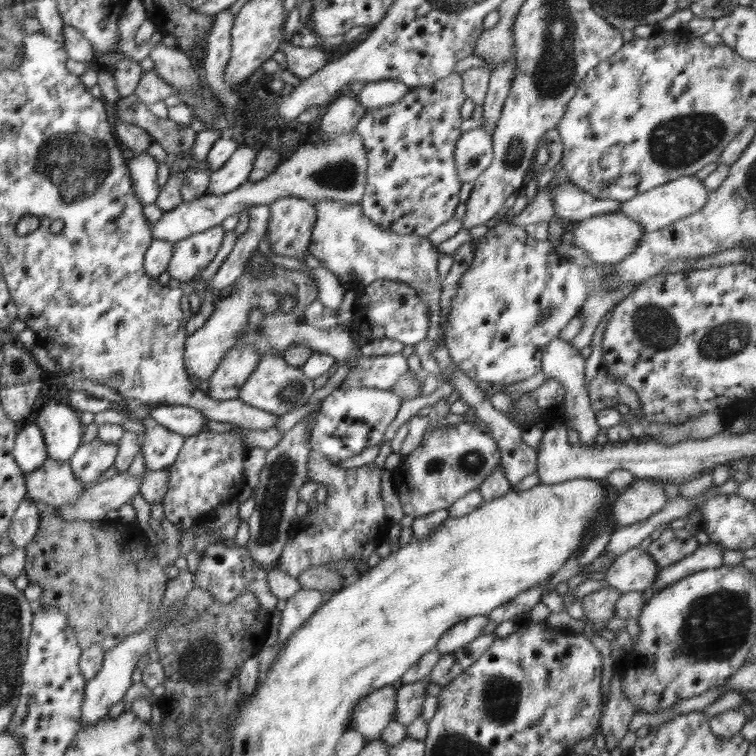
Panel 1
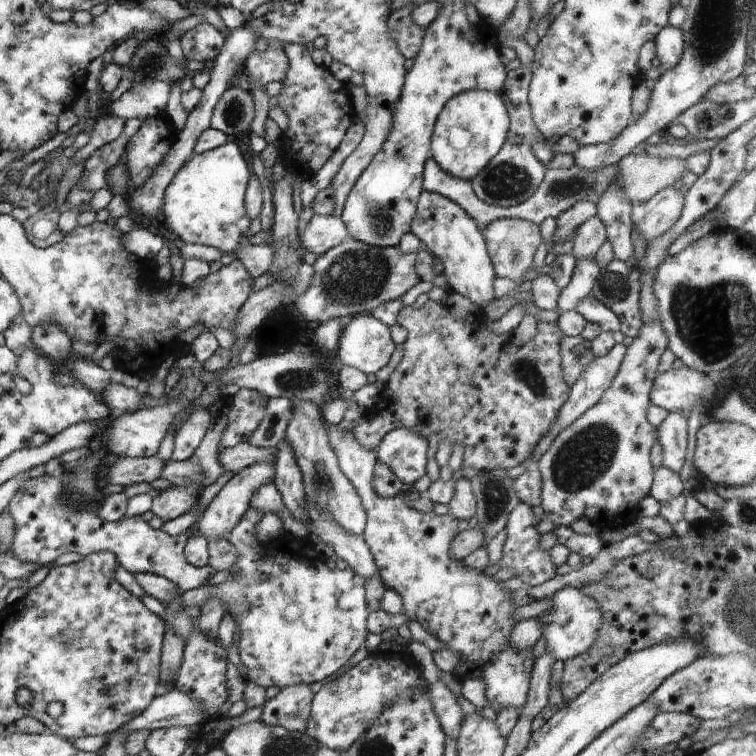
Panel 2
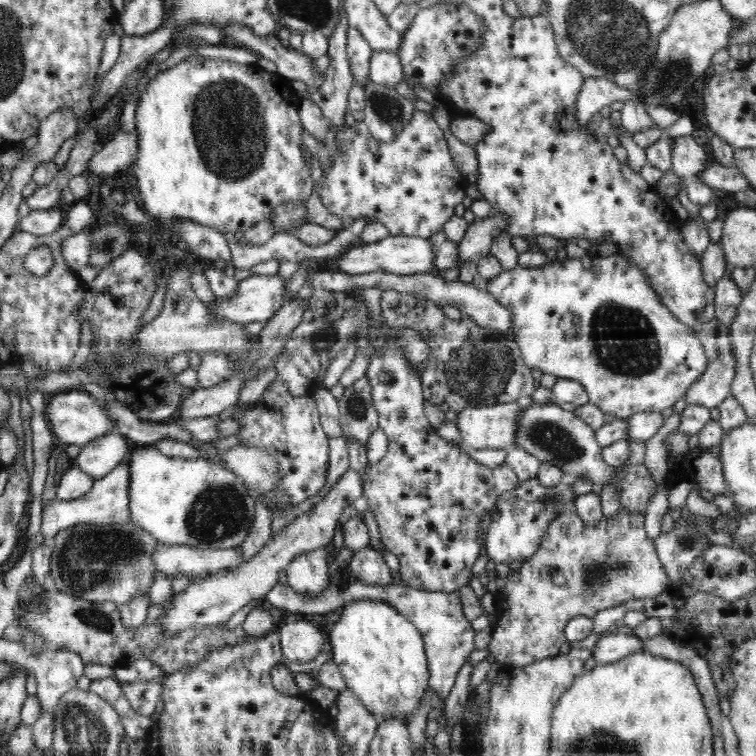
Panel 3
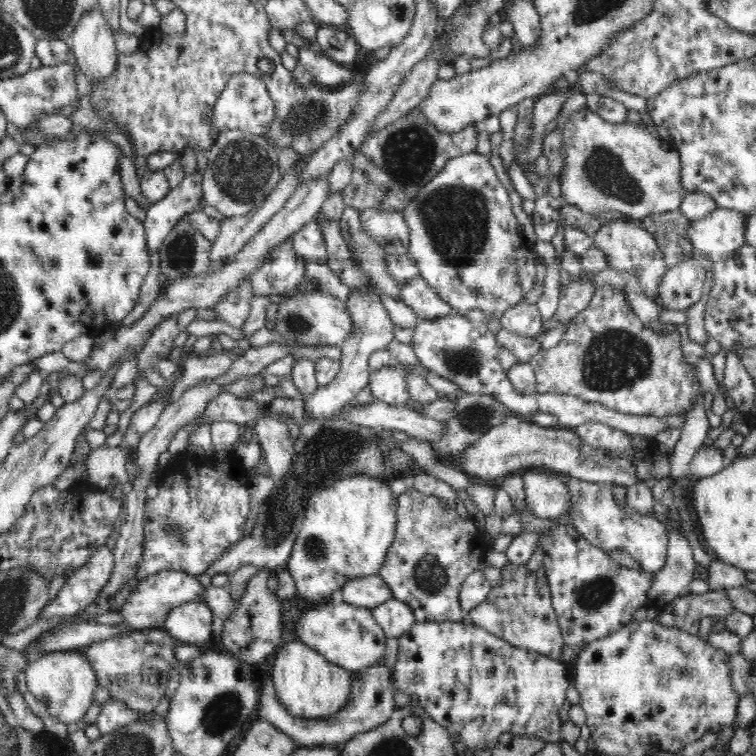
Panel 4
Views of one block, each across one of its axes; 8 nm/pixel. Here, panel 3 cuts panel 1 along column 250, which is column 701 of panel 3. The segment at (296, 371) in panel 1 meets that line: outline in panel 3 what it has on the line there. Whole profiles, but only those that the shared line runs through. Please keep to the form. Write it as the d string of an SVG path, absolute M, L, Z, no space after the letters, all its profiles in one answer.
M731 349L712 360L706 372L700 376L700 380L692 383L692 388L688 388L688 392L683 396L686 405L702 405L708 409L718 408L728 396L731 396L734 376L736 376L736 359Z

